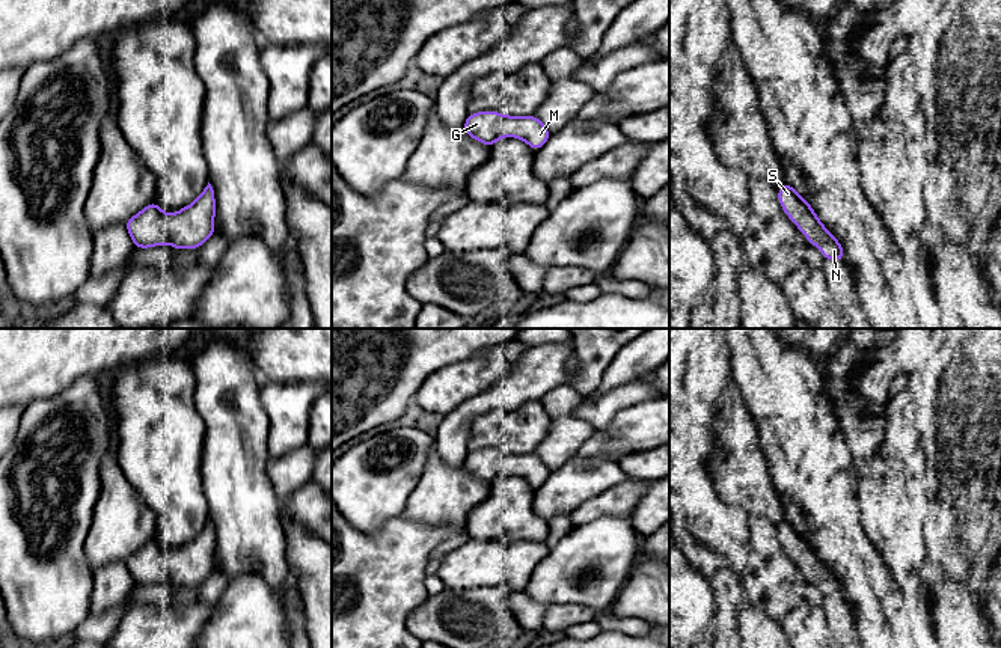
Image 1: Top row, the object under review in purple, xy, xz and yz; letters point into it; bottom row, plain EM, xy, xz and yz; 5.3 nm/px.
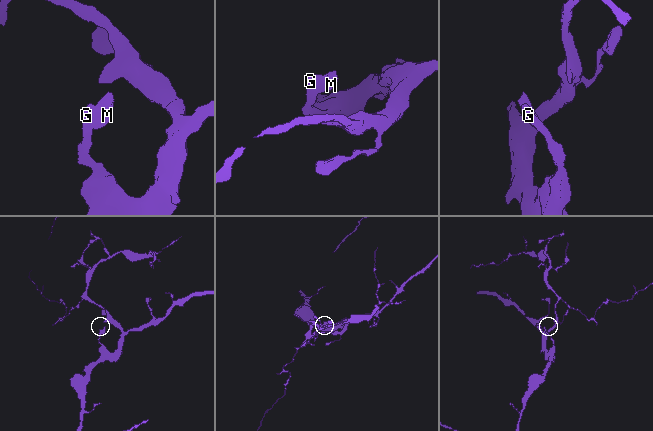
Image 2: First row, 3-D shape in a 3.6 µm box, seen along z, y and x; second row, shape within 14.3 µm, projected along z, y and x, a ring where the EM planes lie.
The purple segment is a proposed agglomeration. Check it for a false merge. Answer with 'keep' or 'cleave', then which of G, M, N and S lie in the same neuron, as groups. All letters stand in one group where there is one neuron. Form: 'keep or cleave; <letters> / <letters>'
keep; G M N S

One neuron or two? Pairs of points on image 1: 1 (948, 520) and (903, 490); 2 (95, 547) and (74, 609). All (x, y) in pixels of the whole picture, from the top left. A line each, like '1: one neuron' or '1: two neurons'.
1: two neurons
2: two neurons

